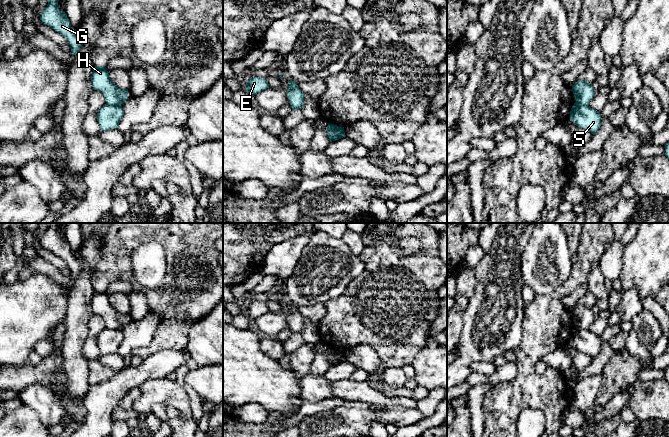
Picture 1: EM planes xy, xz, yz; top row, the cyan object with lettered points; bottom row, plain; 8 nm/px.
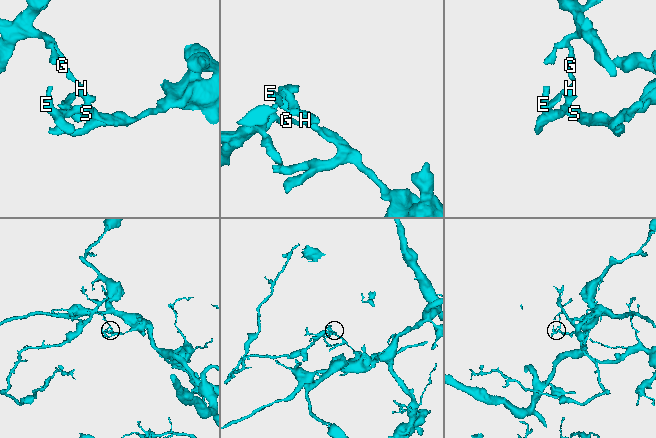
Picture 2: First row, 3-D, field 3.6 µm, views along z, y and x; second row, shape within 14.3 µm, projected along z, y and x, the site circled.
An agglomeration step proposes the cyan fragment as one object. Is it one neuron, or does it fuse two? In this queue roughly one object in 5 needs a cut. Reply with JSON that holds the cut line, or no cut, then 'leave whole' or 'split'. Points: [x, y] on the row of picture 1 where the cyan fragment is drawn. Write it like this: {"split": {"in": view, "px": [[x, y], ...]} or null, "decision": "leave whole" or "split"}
{"split": {"in": "xy", "px": [[106, 103], [119, 105]]}, "decision": "split"}

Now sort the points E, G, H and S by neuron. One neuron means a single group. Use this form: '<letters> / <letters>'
E S / G H

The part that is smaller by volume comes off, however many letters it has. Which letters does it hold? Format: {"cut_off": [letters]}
{"cut_off": ["G", "H"]}

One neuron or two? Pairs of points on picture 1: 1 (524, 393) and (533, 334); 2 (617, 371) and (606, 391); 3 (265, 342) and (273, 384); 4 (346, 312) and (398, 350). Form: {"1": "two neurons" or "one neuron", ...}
{"1": "one neuron", "2": "one neuron", "3": "two neurons", "4": "one neuron"}

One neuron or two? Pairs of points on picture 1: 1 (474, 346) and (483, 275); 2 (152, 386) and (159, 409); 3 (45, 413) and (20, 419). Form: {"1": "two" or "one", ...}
{"1": "one", "2": "two", "3": "two"}

